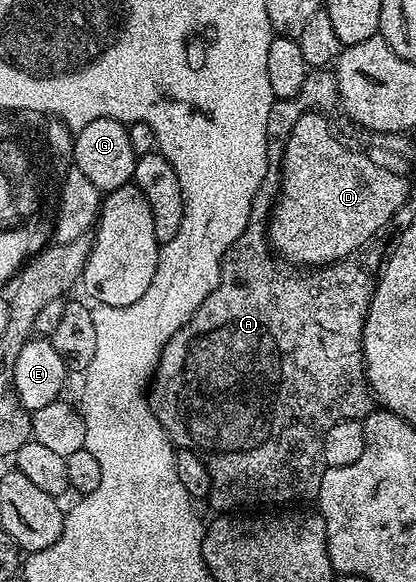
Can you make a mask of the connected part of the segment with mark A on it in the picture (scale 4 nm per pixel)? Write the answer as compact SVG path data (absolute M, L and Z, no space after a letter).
M251 209L251 216L245 231L238 236L231 244L231 248L225 253L225 258L221 261L221 279L217 287L207 296L207 300L203 300L203 304L199 304L199 308L191 316L191 320L187 320L187 324L183 324L179 328L179 332L175 332L175 336L171 336L167 340L167 344L161 347L161 358L157 362L157 368L151 375L151 405L153 414L159 420L159 424L167 432L167 436L173 442L174 447L182 450L190 450L195 452L195 456L199 456L203 460L203 464L207 464L207 472L211 476L211 488L207 499L208 505L211 504L217 509L217 512L233 512L236 506L253 506L249 508L261 508L264 502L305 502L316 499L319 492L319 484L321 476L325 473L327 467L323 460L323 440L327 436L327 432L331 432L331 428L335 428L335 424L339 424L339 420L355 420L356 418L365 419L365 417L373 413L375 409L375 399L369 389L368 382L365 381L365 364L361 357L361 333L365 327L365 317L369 311L369 305L373 299L373 291L377 285L379 266L376 266L369 258L354 257L352 260L344 260L333 262L324 268L314 269L312 272L305 272L302 278L294 280L290 286L281 286L281 270L273 263L274 255L271 253L270 247L267 245L267 237L261 230L261 218L257 218L257 210Z

